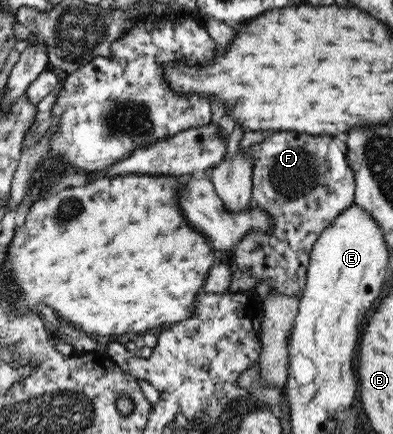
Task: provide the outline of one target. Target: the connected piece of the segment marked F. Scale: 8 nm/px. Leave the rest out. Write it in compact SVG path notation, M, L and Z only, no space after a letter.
M274 131L268 132L264 141L241 151L253 157L253 188L249 205L265 209L269 215L273 215L273 226L269 234L256 234L252 230L247 232L247 236L235 246L231 263L239 271L253 271L251 275L257 279L257 283L267 283L269 293L299 296L305 288L309 256L315 241L337 216L356 204L355 176L346 157L347 143L343 141L343 136Z

